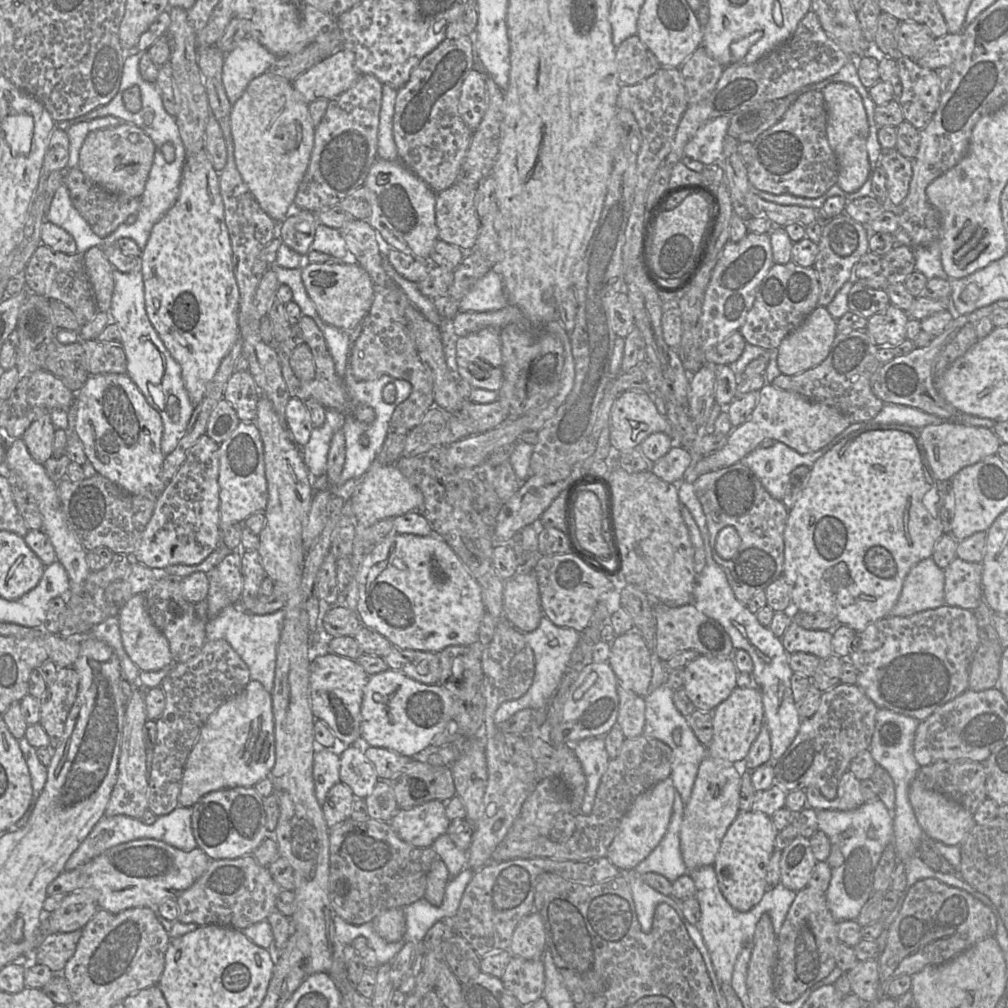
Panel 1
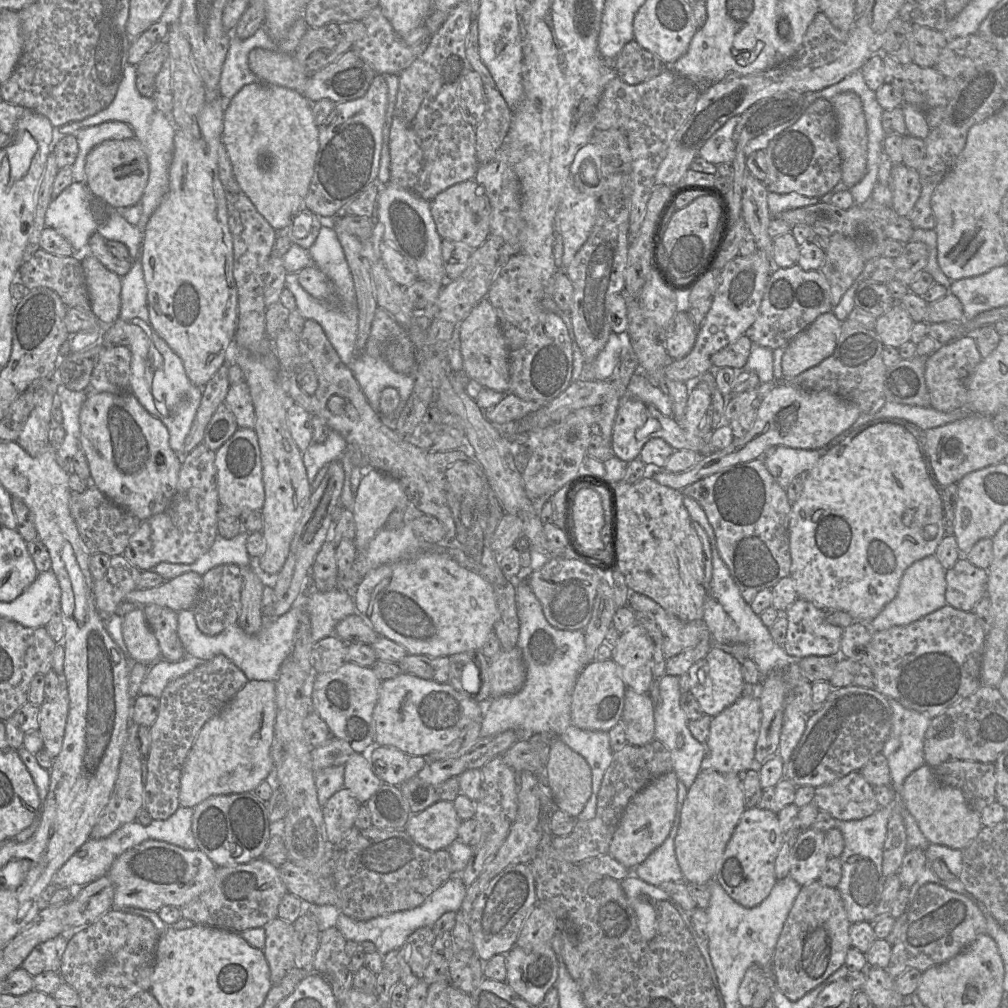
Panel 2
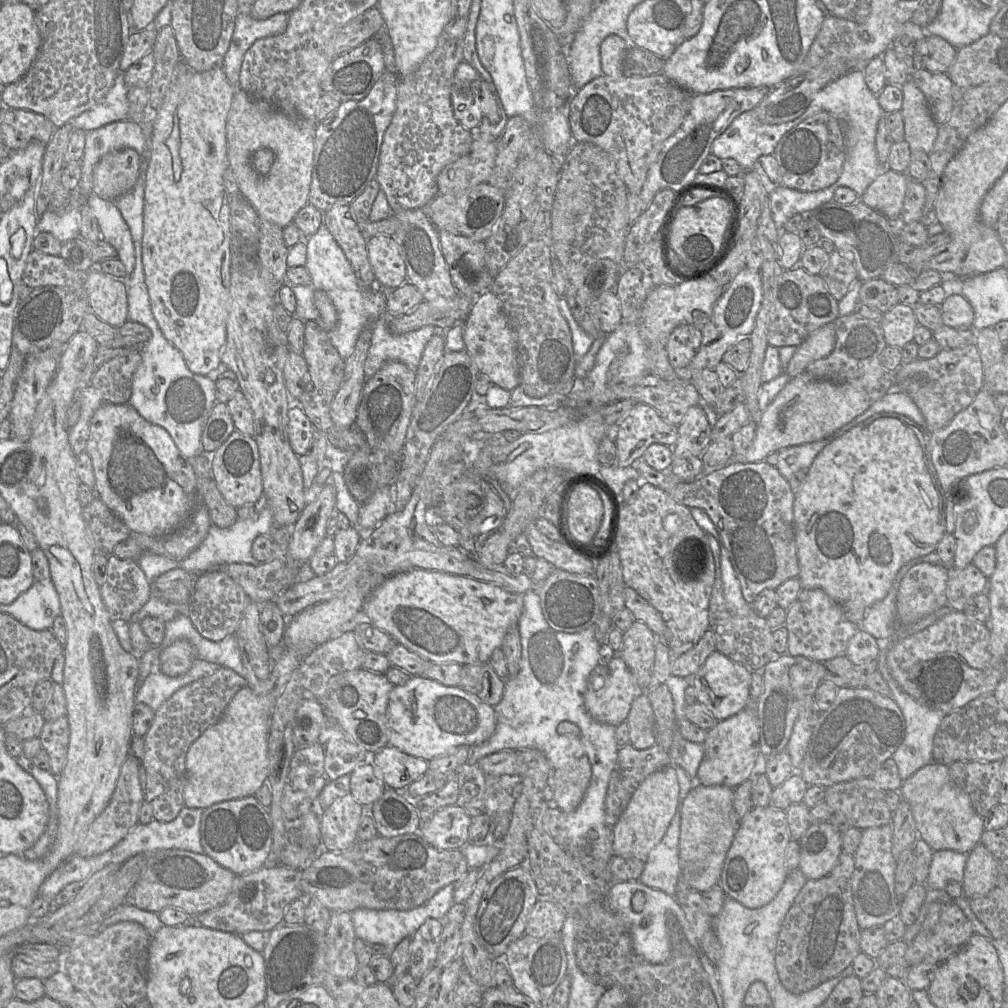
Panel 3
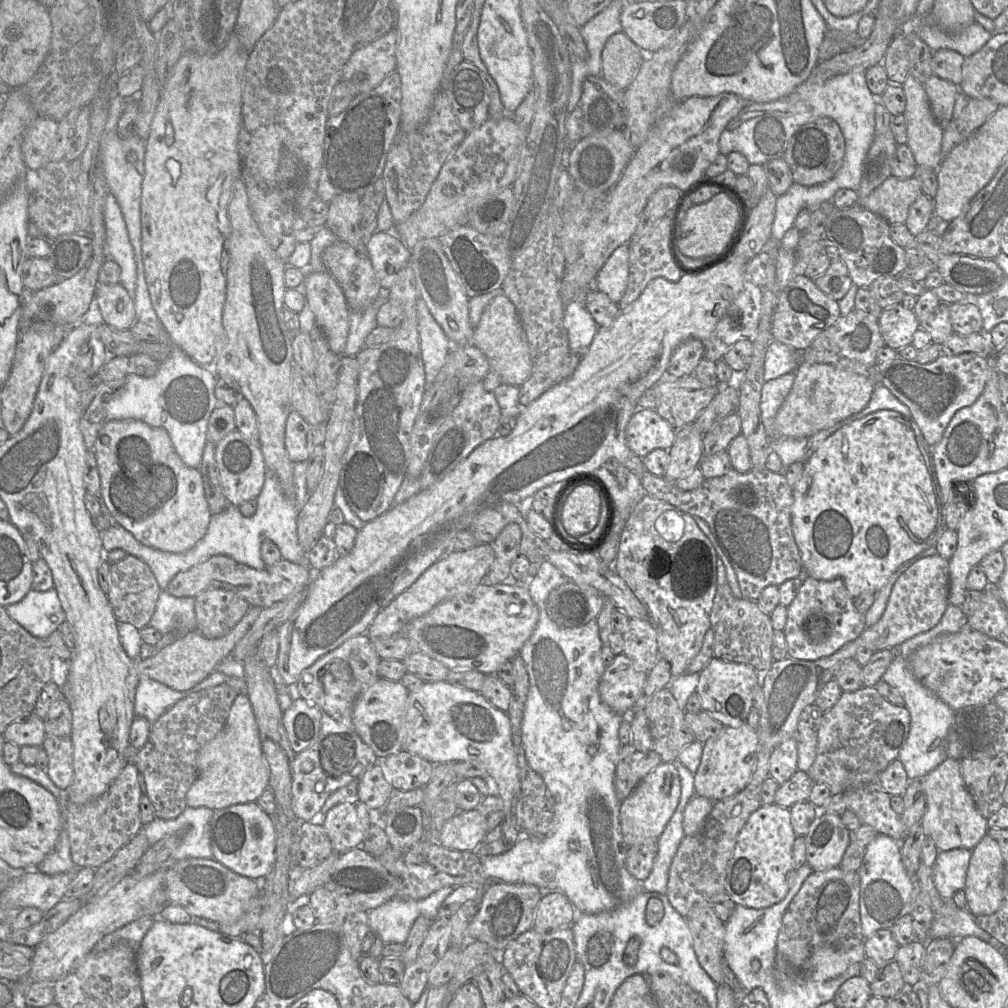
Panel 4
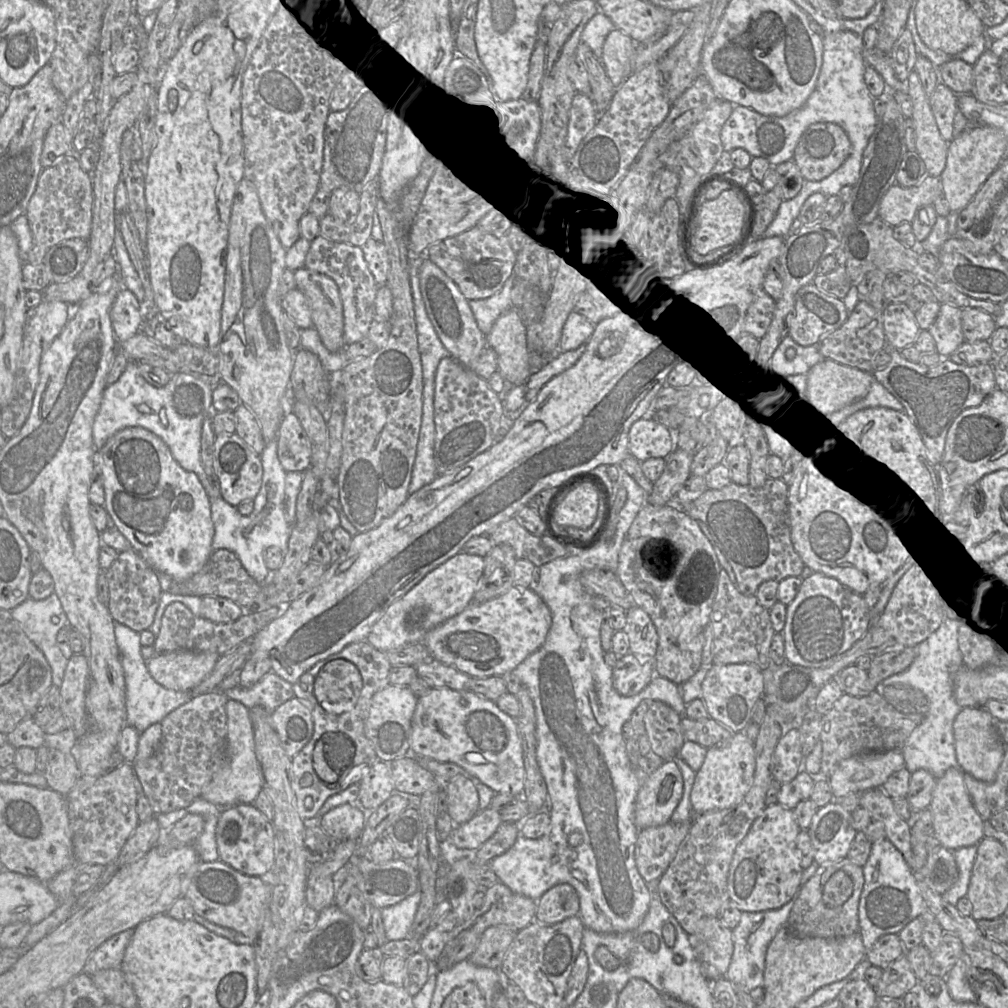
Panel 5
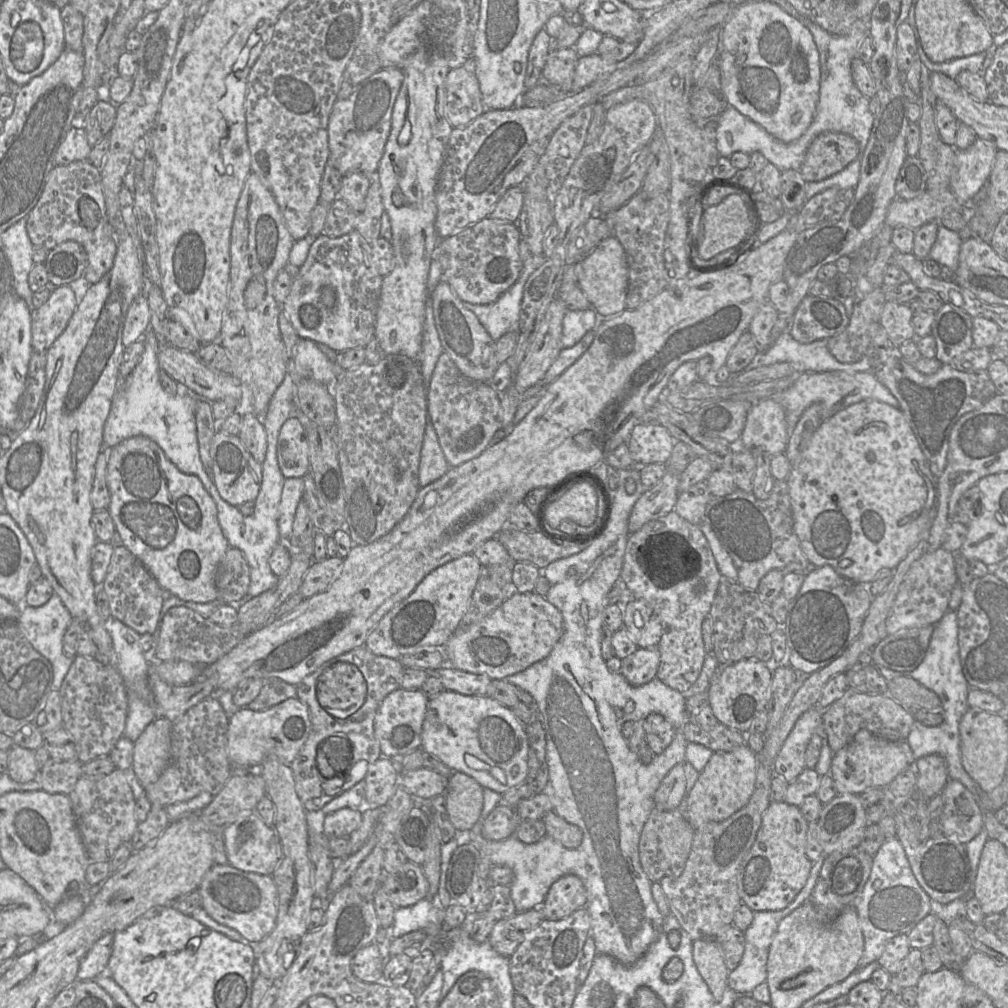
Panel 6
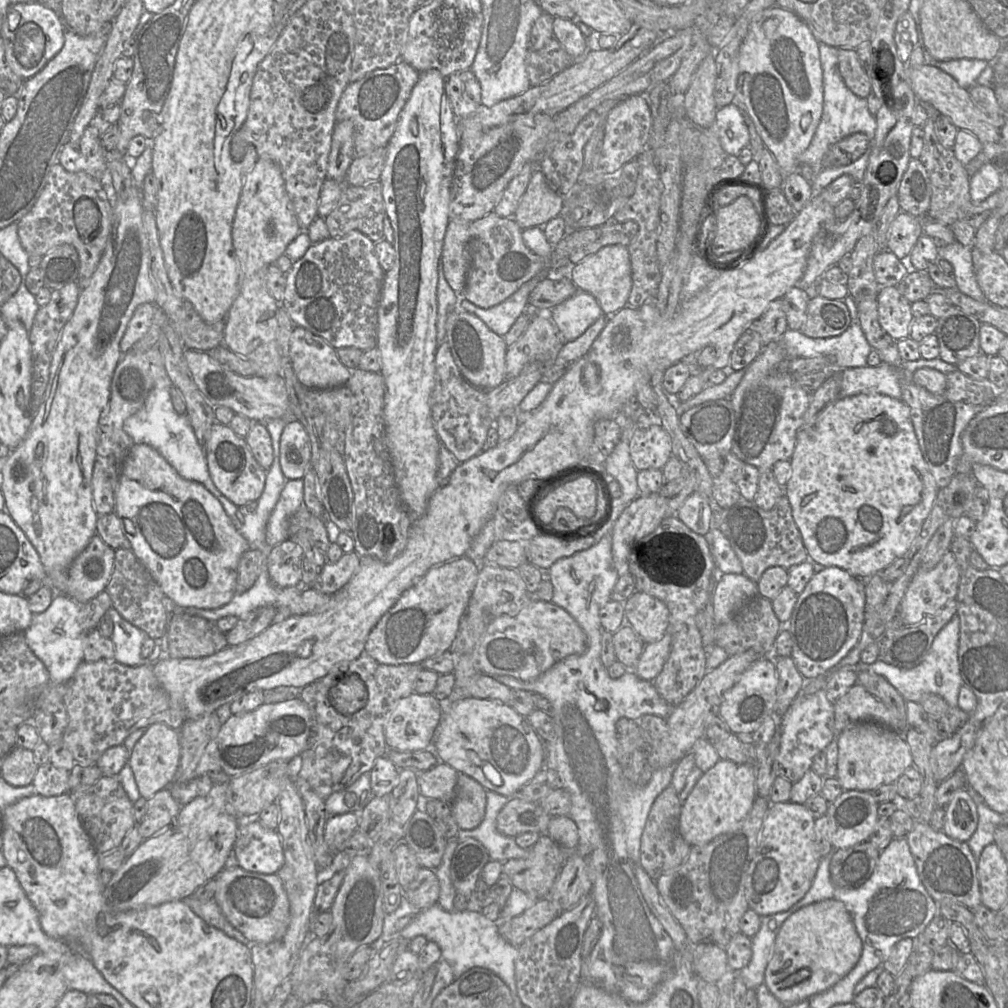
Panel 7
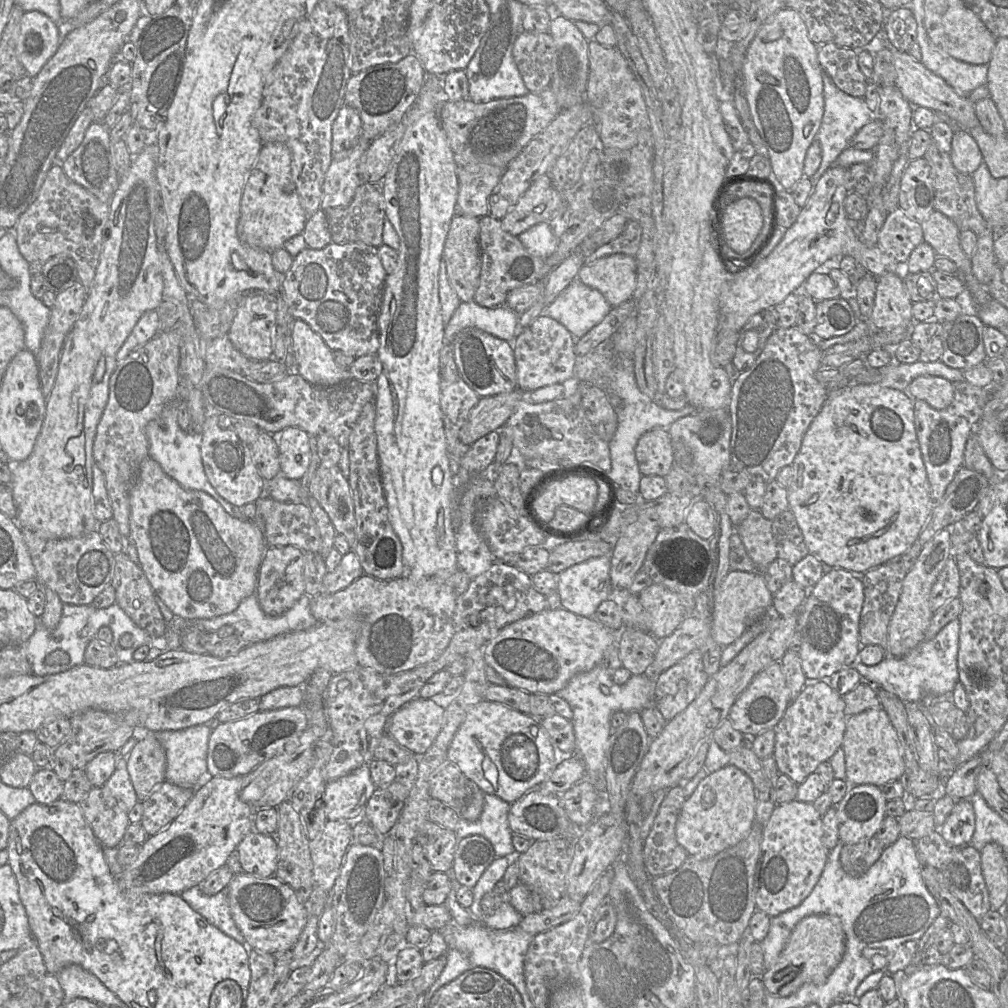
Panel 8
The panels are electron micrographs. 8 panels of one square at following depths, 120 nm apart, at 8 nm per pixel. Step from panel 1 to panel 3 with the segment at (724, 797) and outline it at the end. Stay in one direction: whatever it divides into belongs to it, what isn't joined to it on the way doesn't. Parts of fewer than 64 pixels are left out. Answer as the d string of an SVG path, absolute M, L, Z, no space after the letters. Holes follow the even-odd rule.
M696 783L684 800L680 822L681 876L690 889L705 892L719 883L726 854L740 820L733 807L734 789L724 785Z

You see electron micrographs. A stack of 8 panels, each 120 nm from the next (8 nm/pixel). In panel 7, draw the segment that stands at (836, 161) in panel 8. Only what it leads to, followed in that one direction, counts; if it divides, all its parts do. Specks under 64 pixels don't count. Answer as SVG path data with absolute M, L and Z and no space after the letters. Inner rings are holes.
M822 42L819 43L820 61L823 70L823 112L810 145L798 159L799 165L807 164L811 166L813 170L814 177L811 182L813 195L815 192L821 192L830 183L844 174L850 175L856 182L862 182L871 152L870 146L859 159L845 166L823 168L822 160L829 148L843 138L854 133L863 133L871 141L877 128L875 116L868 110L867 98L860 98L855 95L846 86L840 74L838 66L838 49L839 48L837 47L829 46Z

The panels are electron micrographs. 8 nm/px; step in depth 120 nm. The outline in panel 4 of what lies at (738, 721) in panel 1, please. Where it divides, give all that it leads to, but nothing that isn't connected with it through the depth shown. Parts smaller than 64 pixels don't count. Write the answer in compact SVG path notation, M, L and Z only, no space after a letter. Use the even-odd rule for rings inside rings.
M747 723L739 727L724 726L718 734L704 743L701 763L694 774L695 794L717 802L742 791L750 782L754 772L759 745L757 731Z

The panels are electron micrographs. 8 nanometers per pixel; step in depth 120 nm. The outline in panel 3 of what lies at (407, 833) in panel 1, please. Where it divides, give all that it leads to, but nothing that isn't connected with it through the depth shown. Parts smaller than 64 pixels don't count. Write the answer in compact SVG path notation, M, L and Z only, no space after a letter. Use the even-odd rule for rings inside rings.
M448 805L423 821L418 833L438 849L459 849L469 842L471 819L464 806Z

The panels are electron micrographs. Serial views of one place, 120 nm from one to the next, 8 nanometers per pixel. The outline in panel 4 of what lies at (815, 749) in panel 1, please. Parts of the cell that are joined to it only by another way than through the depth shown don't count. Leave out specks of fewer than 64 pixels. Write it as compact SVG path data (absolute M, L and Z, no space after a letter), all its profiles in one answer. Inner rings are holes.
M863 686L861 689L852 692L842 691L838 702L831 709L824 713L820 727L818 729L816 758L807 773L815 783L825 783L830 788L832 795L843 793L850 788L860 787L877 781L878 775L884 771L893 760L898 759L899 752L906 742L909 730L910 713L906 707L891 704L877 691L874 686Z

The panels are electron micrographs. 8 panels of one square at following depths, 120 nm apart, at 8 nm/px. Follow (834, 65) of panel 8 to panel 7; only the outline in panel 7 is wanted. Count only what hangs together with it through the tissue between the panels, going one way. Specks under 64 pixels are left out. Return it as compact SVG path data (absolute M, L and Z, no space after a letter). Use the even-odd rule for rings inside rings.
M838 49L838 66L846 86L858 97L867 98L871 93L871 82L860 64L855 49Z

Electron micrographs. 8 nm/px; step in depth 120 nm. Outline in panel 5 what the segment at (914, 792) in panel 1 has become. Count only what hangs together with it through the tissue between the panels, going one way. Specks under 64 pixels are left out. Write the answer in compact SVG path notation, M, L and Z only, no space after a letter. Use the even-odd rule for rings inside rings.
M951 767L946 770L944 775L937 779L930 805L927 808L933 818L933 832L941 846L951 851L977 845L984 837L984 820L972 803L964 784L963 774L960 767Z

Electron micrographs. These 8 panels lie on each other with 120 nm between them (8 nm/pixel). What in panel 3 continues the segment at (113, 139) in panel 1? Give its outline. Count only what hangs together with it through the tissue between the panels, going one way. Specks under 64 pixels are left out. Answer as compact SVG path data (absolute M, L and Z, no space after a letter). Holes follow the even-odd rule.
M132 148L107 153L94 167L93 193L115 201L130 192L140 176L141 163L142 156Z

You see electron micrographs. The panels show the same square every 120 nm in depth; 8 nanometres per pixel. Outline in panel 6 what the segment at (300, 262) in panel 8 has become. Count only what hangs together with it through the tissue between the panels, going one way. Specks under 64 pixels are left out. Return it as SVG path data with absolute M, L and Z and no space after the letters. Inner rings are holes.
M350 232L340 237L319 234L311 244L305 262L299 267L291 289L281 308L286 313L299 338L322 343L336 352L363 347L374 337L376 313L383 277L378 273L373 261L371 245L358 232ZM330 286L336 294L336 304L327 308L320 300L321 289Z

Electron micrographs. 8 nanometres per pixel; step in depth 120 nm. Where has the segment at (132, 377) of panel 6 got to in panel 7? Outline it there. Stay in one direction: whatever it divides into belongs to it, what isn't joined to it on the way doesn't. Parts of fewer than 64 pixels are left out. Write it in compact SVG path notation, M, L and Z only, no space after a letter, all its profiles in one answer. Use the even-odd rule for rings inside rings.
M168 376L157 379L143 407L125 420L123 429L134 443L146 444L158 451L180 477L202 484L212 495L223 496L210 478L204 448L198 444L187 416L174 411L170 396L171 386Z

